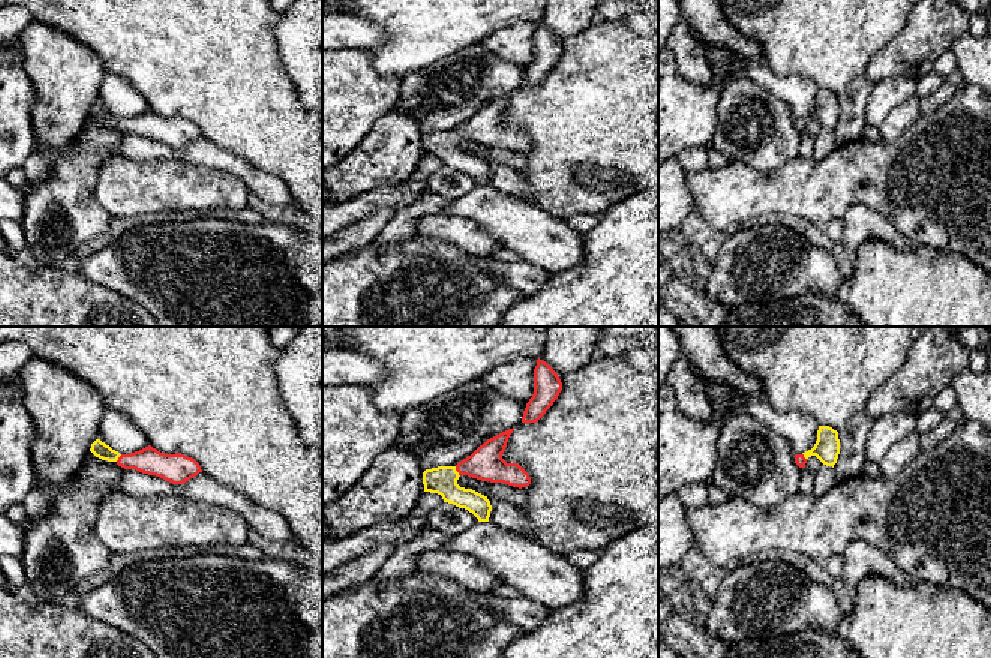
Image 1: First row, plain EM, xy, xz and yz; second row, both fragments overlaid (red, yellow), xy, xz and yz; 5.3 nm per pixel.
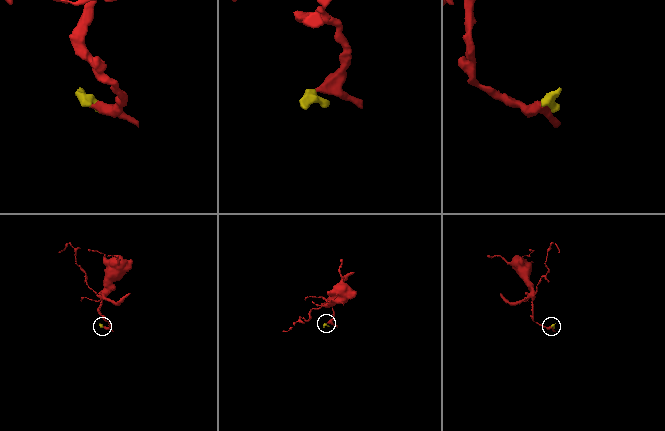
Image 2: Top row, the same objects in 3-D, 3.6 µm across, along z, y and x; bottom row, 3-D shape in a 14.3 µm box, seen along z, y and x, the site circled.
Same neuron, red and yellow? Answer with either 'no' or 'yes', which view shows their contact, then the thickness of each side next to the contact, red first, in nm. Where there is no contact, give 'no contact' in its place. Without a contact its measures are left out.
yes; contact in xz; calibres 190 and 160 nm

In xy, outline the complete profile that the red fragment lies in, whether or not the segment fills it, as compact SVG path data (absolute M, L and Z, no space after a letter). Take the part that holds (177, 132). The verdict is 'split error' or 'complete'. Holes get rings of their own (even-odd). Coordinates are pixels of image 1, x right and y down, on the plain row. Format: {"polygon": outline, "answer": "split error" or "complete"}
{"polygon": "M96 103L90 115L96 121L115 126L124 133L136 133L142 138L156 139L172 148L183 148L202 136L195 123L180 117L165 118L151 109L130 118L120 118L100 103Z", "answer": "split error"}

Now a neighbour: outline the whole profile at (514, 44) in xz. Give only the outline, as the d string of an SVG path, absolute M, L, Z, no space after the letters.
M517 22L496 30L481 45L505 61L528 67L534 58L535 30L534 22Z

